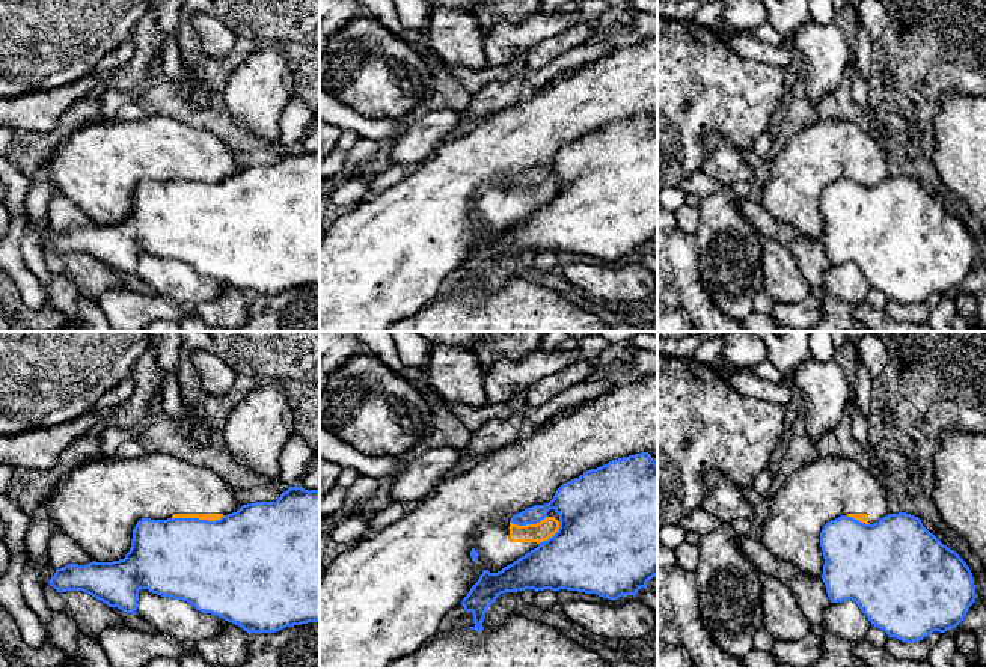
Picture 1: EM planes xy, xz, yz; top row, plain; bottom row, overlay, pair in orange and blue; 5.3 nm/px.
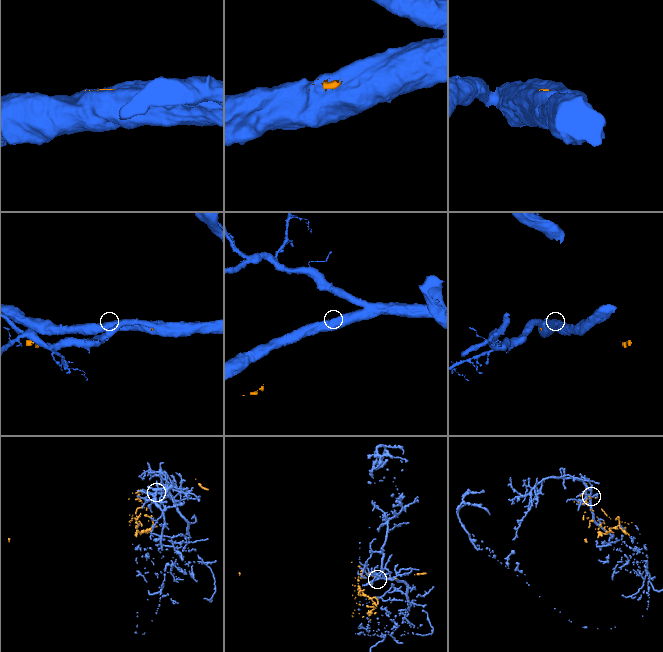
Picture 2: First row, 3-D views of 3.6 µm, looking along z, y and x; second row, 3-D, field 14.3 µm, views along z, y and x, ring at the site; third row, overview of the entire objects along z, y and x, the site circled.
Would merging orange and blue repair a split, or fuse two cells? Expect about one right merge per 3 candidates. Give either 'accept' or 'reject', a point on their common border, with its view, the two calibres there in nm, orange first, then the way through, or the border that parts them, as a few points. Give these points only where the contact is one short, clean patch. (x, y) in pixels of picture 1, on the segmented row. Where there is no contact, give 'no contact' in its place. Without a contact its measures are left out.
reject; contact xy (198, 517); calibres 50 and 460 nm

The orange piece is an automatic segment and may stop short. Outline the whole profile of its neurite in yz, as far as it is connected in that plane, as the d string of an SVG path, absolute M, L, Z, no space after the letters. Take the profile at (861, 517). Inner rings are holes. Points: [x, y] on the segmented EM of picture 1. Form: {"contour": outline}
{"contour": "M846 457L814 458L795 470L778 491L769 497L769 515L757 527L763 545L781 561L813 576L823 574L820 532L823 526L841 515L873 524L888 515L886 490L873 472Z"}

